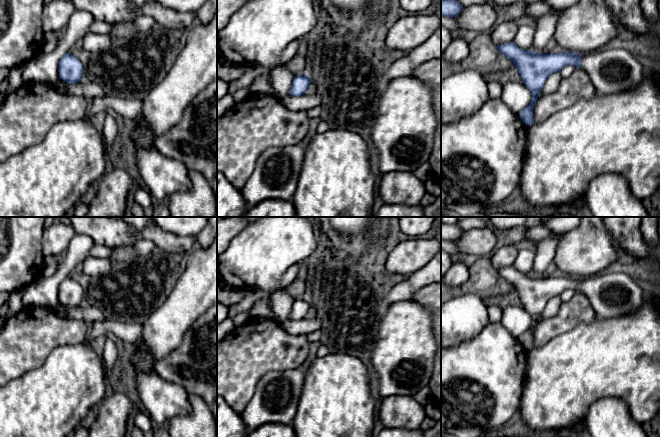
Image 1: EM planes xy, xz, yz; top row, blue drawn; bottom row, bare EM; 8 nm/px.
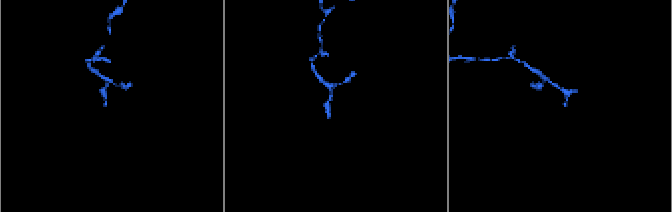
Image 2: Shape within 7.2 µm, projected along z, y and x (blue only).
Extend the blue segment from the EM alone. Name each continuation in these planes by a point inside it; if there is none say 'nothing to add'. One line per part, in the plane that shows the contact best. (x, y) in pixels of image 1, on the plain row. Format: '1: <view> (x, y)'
1: yz (614, 293)

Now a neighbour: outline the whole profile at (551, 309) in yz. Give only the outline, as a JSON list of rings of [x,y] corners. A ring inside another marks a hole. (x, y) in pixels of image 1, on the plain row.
[[[560,295],[552,297],[547,302],[547,304],[541,314],[541,318],[550,318],[550,317],[555,316],[558,313],[558,310],[559,310],[562,302],[563,301],[562,301]]]

